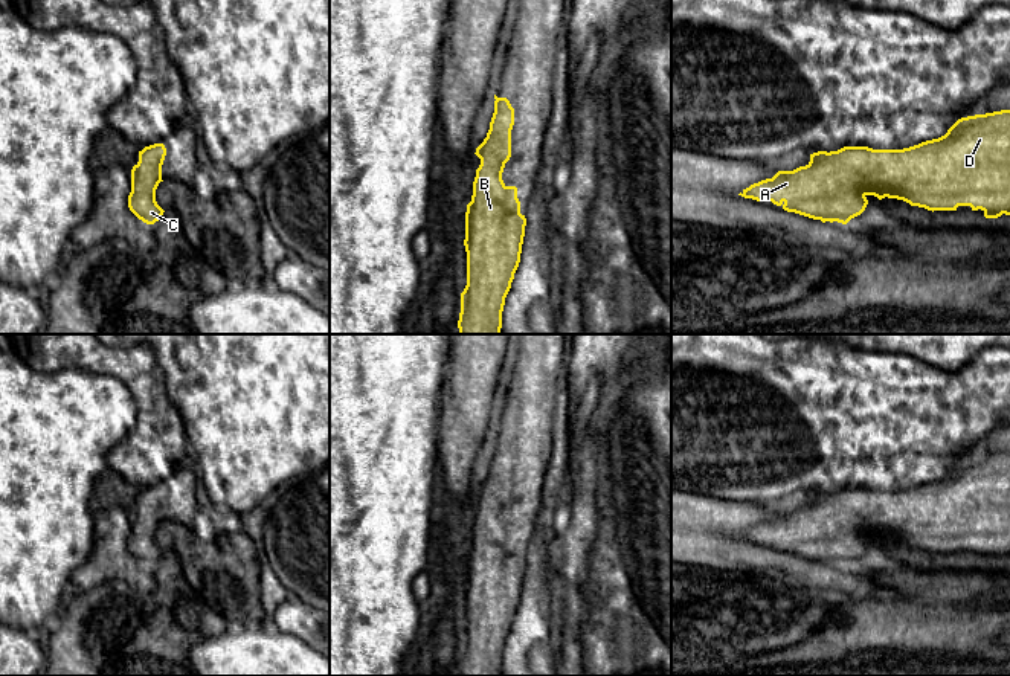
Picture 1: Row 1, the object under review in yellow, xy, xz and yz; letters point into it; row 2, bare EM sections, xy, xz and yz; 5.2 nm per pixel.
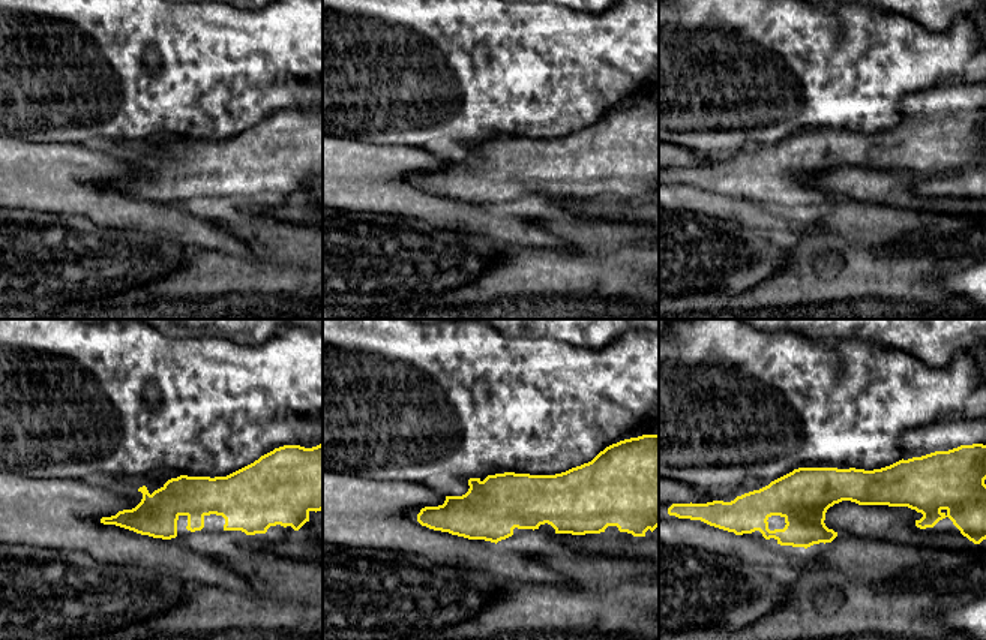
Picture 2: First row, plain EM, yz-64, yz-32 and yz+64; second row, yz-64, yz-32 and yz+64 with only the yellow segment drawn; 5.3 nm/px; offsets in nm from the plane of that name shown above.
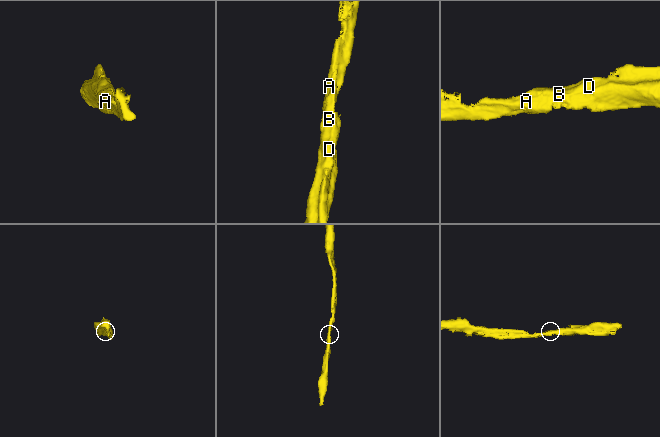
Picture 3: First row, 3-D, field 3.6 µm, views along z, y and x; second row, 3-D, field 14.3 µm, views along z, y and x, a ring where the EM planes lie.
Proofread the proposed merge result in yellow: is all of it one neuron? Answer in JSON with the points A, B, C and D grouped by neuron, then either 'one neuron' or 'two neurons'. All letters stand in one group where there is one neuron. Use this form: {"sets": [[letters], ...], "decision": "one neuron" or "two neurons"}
{"sets": [["A", "B", "C", "D"]], "decision": "one neuron"}

